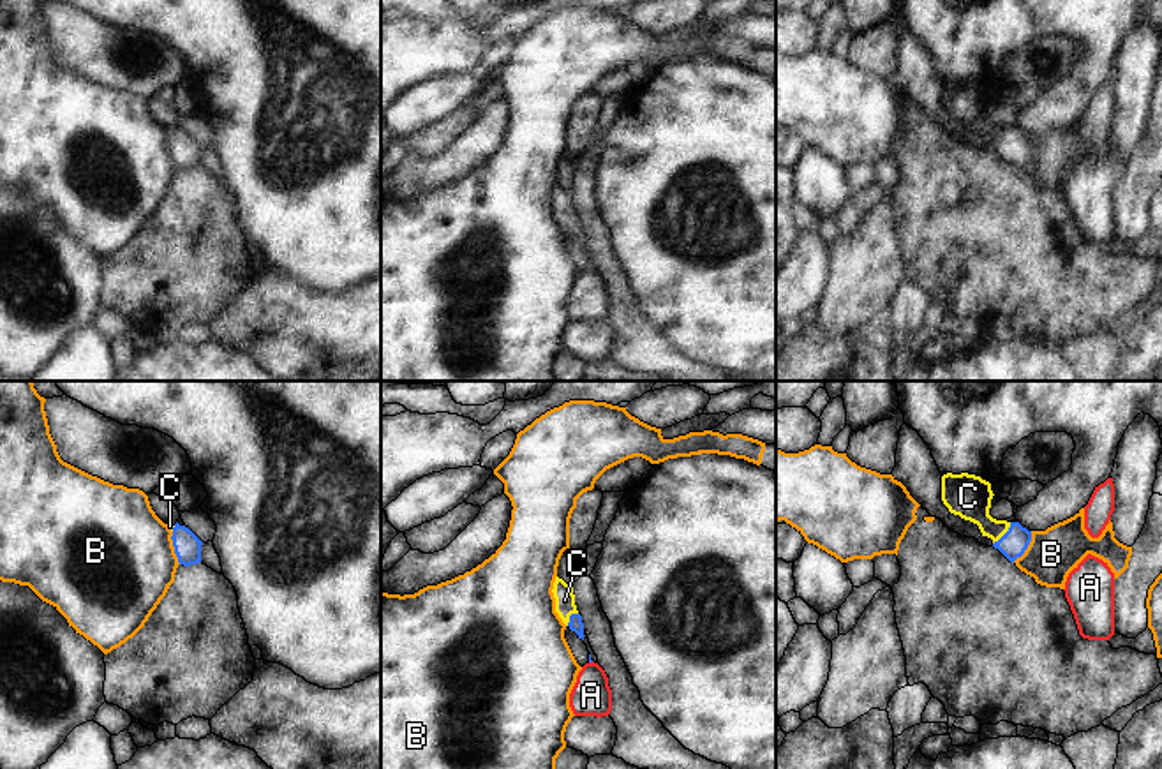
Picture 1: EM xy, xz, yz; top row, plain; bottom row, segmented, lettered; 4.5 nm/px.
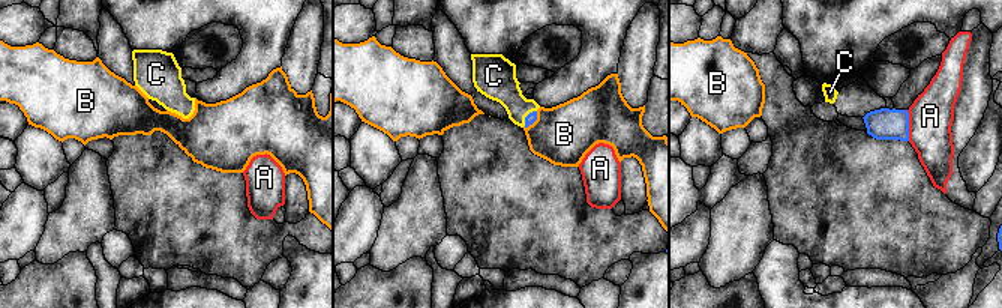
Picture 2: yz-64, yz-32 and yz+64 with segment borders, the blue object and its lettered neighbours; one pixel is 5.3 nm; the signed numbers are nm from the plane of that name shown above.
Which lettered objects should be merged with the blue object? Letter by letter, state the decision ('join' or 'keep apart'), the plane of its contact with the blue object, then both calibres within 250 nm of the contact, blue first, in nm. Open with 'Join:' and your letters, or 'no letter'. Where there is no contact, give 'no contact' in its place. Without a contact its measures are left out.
Join: C
A: keep apart | no contact
B: keep apart | xy | 130/500 nm
C: join | yz | 120/200 nm

